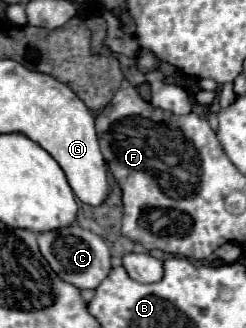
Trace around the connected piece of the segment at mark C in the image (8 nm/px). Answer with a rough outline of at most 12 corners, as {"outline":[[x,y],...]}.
{"outline":[[79,225],[39,233],[59,279],[97,289],[111,271],[105,241]]}

